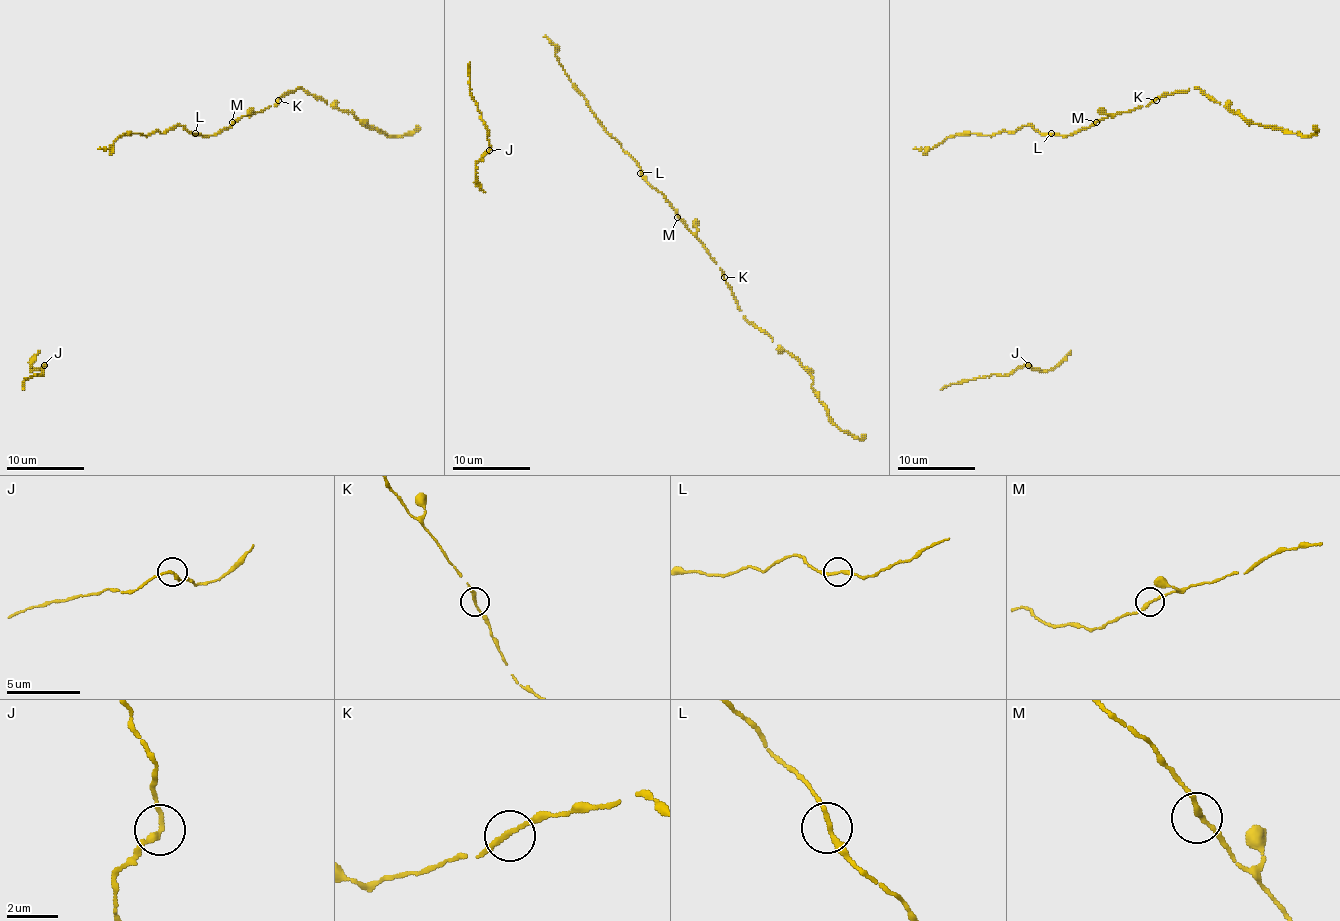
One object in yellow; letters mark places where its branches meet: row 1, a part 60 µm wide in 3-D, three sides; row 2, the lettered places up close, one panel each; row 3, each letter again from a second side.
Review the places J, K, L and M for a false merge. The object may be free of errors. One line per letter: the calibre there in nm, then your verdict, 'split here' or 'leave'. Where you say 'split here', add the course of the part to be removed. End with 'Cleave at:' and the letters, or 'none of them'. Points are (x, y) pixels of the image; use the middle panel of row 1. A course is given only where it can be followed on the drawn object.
J: 200 nm thick; leave
K: 200 nm thick; leave
L: 200 nm thick; leave
M: 200 nm thick; leave
Cleave at: none of them

